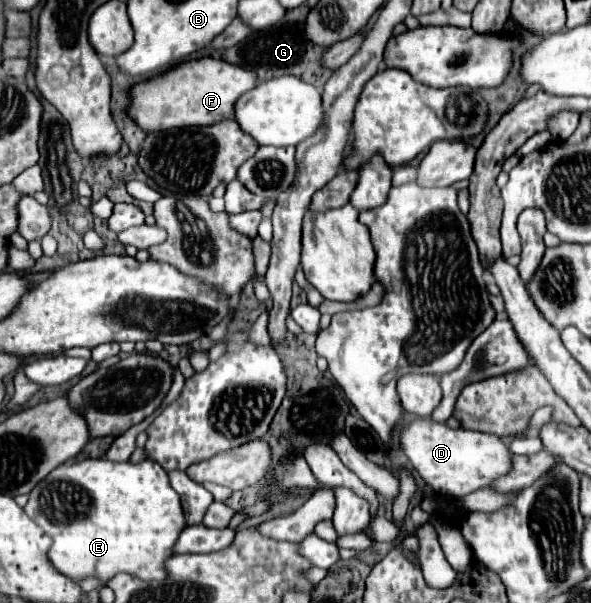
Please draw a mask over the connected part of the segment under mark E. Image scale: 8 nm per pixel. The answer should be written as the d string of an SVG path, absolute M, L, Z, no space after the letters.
M87 458L81 462L65 462L41 480L29 494L25 512L53 540L49 548L51 564L67 578L99 576L103 582L117 572L129 572L141 580L163 580L165 560L173 554L171 548L185 528L183 510L177 492L169 486L167 472L153 460L143 462L111 462L107 458Z

